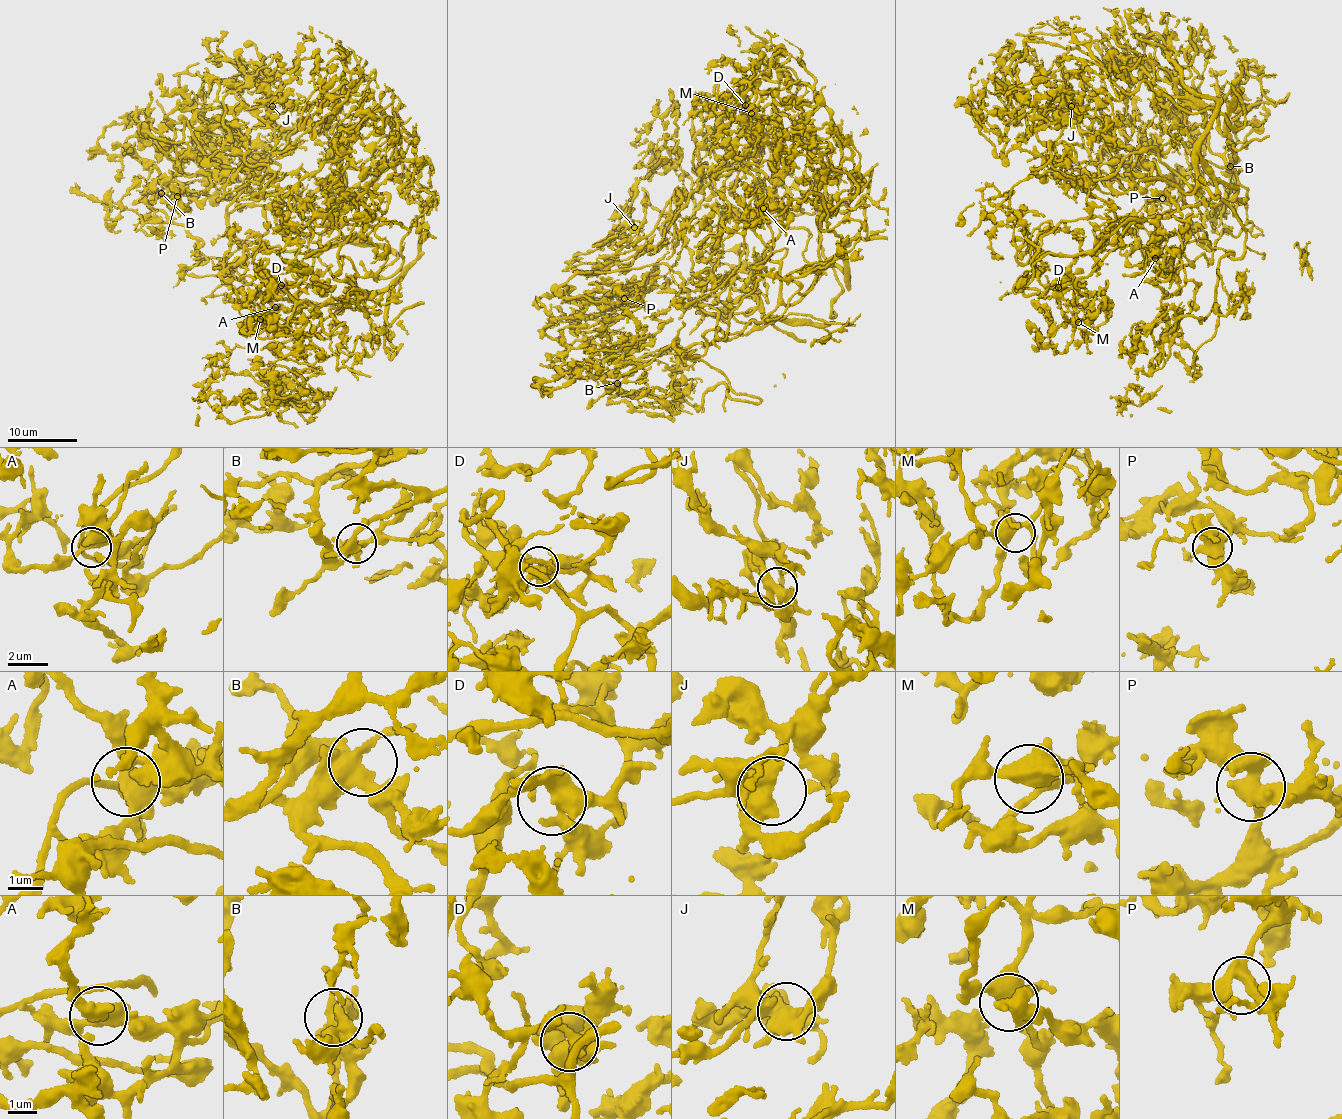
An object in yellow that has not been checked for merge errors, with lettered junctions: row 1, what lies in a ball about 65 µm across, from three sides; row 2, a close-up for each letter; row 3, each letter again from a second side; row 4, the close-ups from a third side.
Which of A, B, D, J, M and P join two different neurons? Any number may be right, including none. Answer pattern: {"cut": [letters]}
{"cut": []}

